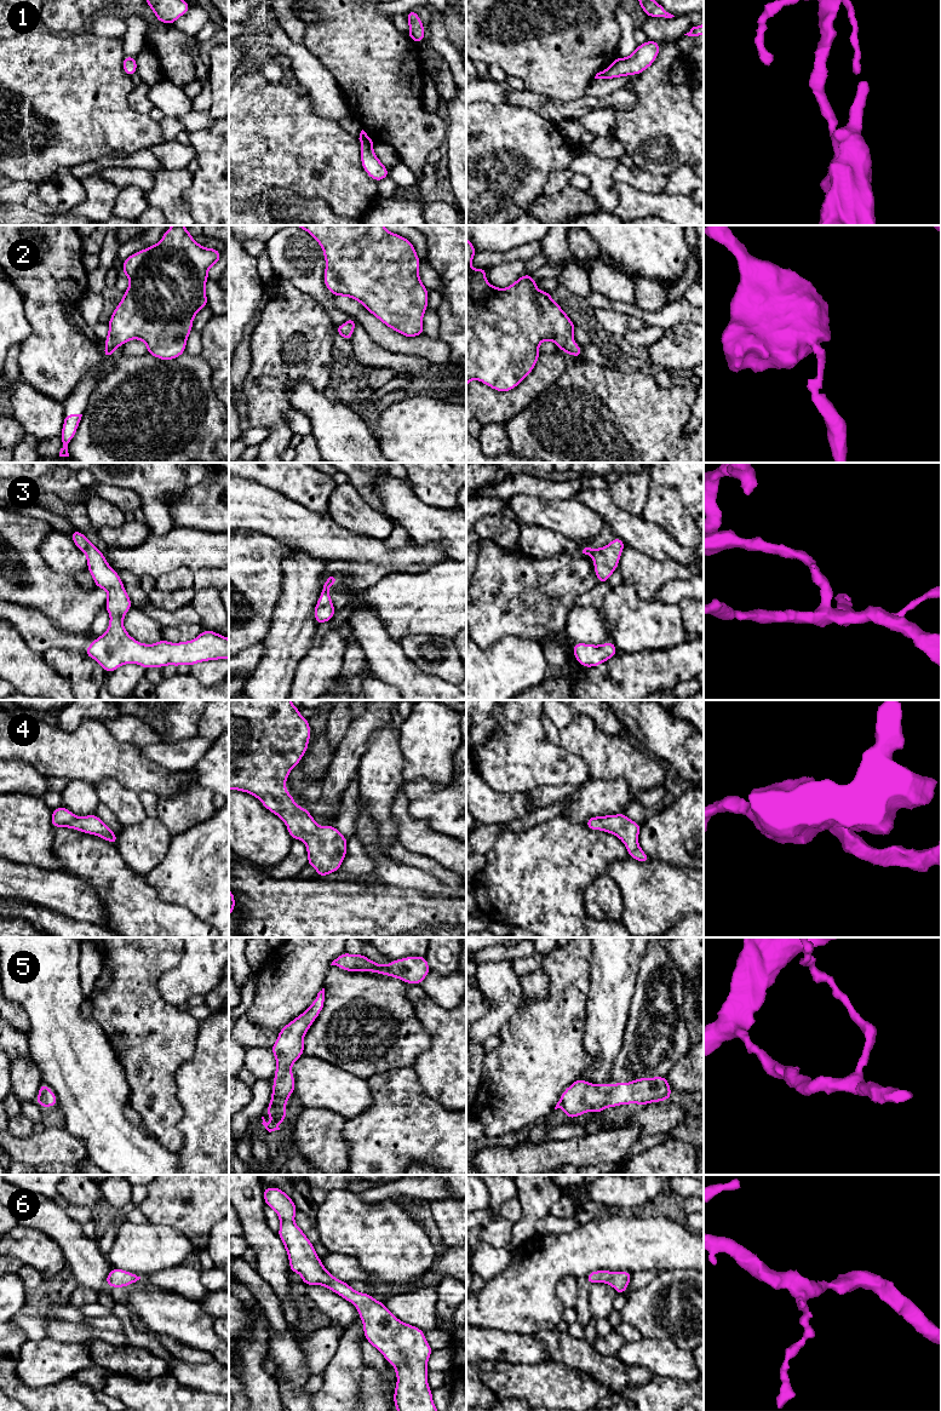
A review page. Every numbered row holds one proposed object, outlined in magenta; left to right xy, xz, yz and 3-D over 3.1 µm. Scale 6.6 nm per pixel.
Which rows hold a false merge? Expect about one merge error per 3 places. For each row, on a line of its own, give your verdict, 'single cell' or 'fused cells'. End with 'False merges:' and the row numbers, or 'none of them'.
1: single cell
2: single cell
3: single cell
4: single cell
5: single cell
6: single cell
False merges: none of them

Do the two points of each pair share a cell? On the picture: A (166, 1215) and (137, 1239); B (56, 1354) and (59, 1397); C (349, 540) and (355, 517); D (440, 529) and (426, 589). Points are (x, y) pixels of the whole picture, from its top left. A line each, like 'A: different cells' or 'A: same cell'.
A: different cells
B: different cells
C: different cells
D: different cells

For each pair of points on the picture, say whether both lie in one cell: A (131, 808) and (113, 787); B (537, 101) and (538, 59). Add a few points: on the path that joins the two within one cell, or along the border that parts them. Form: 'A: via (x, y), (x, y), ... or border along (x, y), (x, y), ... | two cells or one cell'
A: via (126, 803), (115, 792) | one cell
B: border along (524, 87), (564, 101) | two cells

